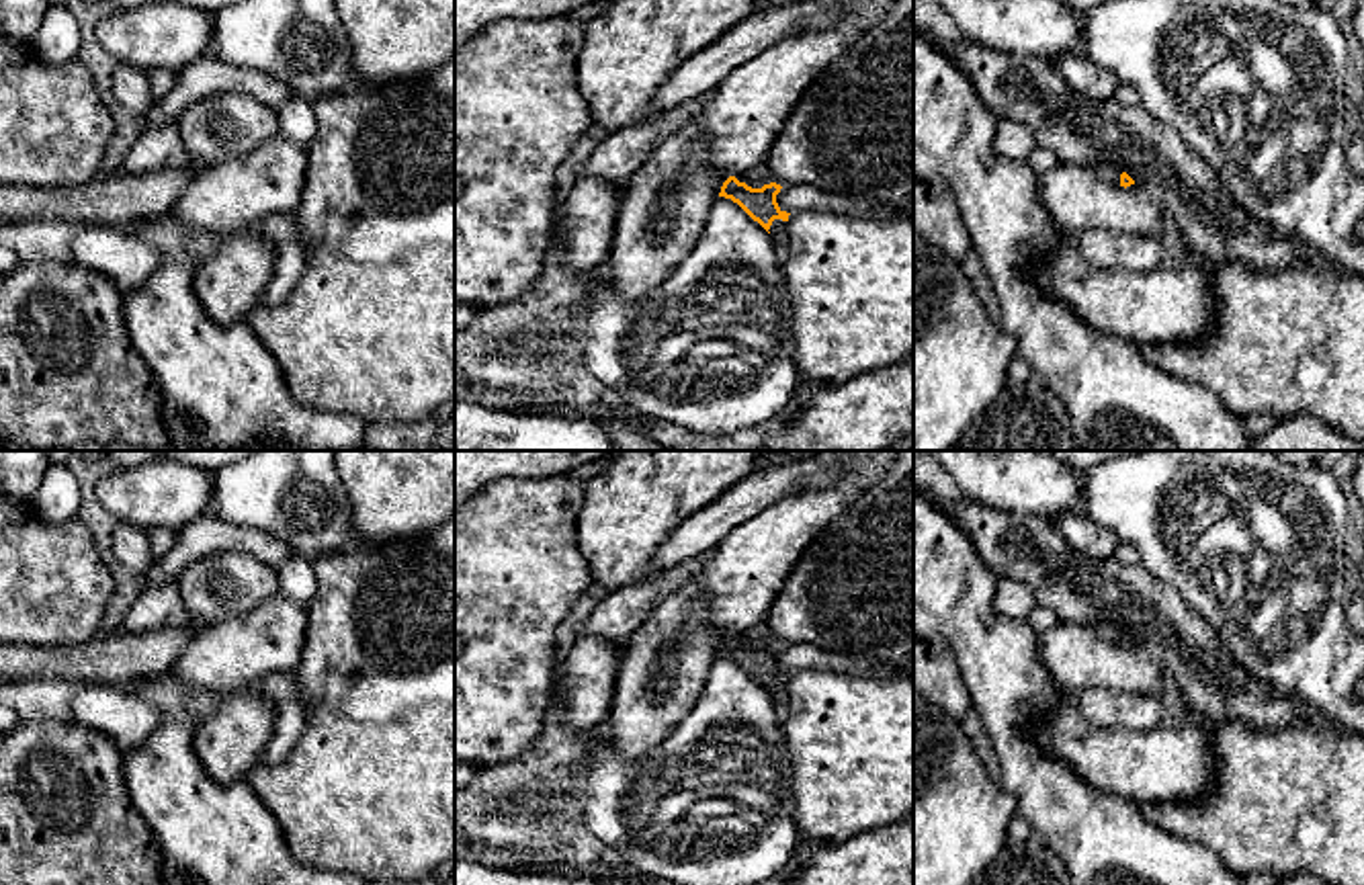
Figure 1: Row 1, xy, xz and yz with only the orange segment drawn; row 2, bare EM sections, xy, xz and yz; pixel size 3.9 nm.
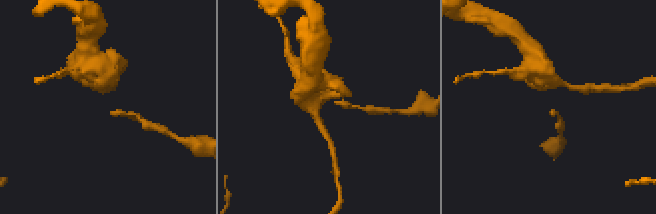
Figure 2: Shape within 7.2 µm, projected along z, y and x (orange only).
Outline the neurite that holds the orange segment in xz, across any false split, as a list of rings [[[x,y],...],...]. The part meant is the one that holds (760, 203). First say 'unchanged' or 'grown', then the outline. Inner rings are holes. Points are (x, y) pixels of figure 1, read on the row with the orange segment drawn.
unchanged; [[[729,176],[723,182],[719,197],[737,203],[754,221],[758,221],[768,231],[774,219],[788,221],[791,215],[776,203],[780,188],[782,186],[776,182],[764,184],[762,188],[752,188],[745,182],[739,182],[735,176]]]

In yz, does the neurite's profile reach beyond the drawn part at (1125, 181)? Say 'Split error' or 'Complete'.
Split error

